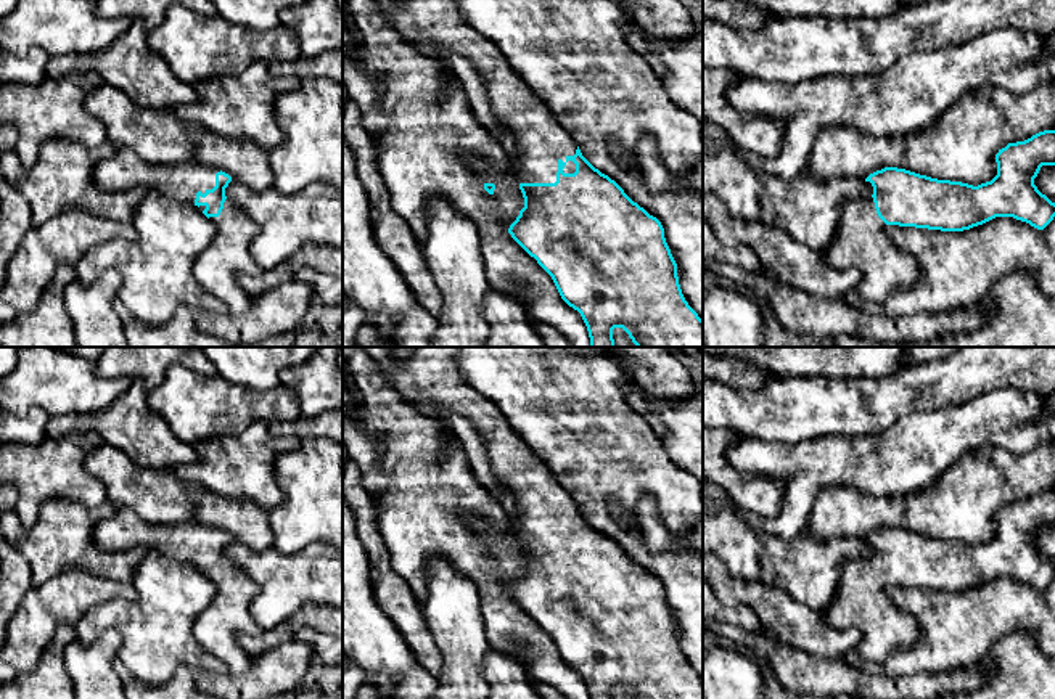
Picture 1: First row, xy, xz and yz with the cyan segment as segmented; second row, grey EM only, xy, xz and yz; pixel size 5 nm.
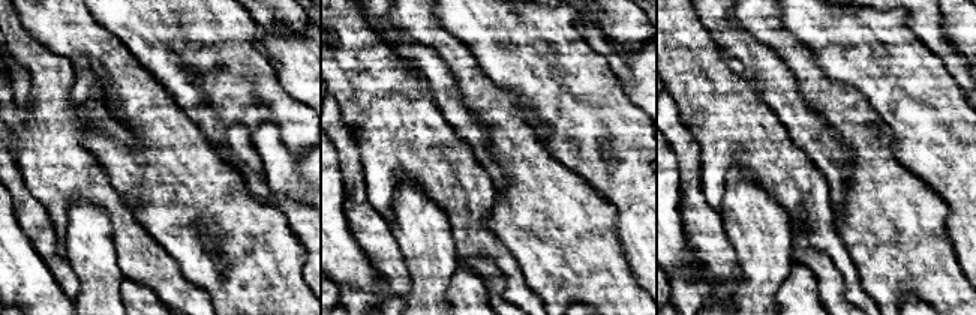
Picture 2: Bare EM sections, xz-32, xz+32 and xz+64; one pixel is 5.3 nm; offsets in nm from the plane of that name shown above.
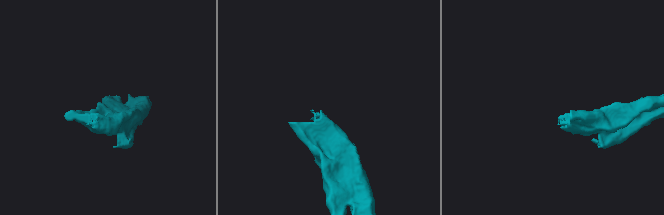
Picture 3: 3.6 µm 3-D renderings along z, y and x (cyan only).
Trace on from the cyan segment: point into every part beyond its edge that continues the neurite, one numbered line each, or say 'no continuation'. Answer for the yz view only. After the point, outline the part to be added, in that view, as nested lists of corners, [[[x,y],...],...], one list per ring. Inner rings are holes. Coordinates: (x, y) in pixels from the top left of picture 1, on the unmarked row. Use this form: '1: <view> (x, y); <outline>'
1: yz (859, 601); [[[872,556],[846,559],[831,603],[819,612],[833,628],[860,630],[856,651],[875,664],[883,664],[896,648],[913,646],[920,636],[915,619],[902,612],[885,595],[885,588]]]

